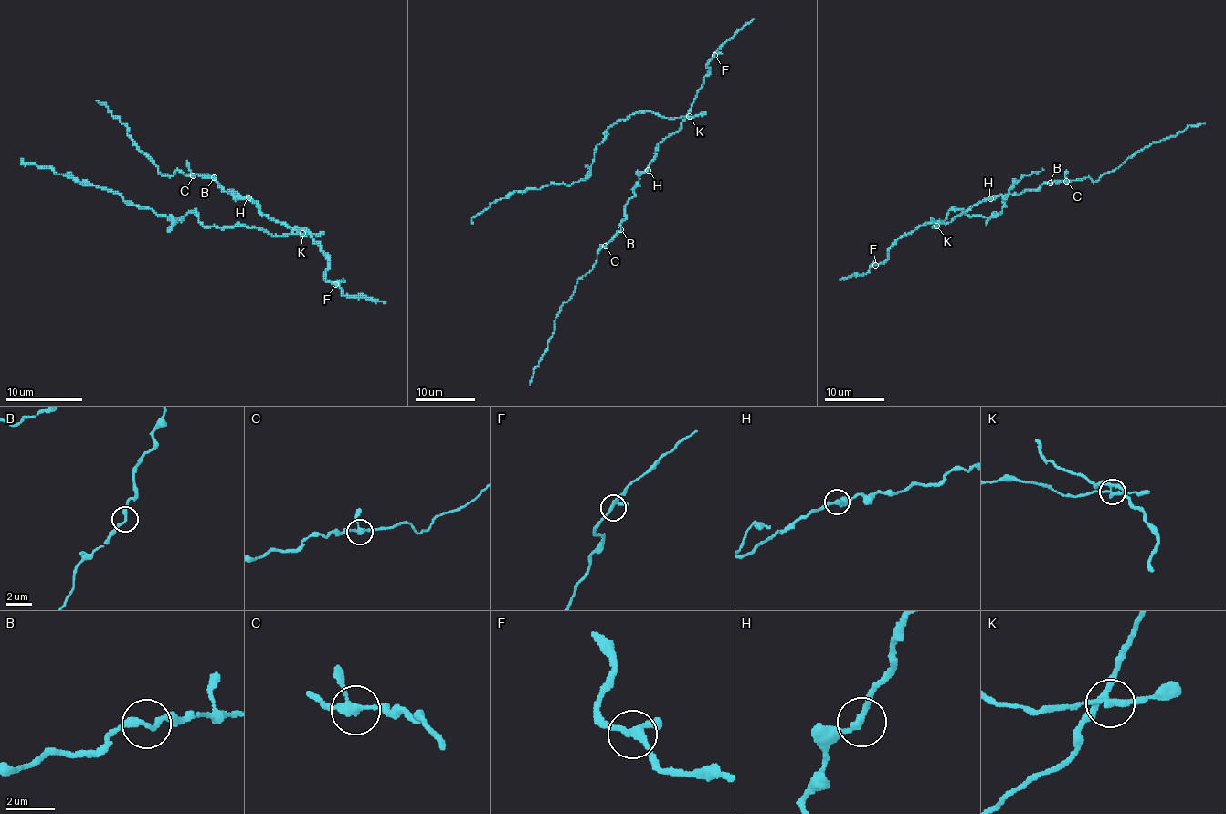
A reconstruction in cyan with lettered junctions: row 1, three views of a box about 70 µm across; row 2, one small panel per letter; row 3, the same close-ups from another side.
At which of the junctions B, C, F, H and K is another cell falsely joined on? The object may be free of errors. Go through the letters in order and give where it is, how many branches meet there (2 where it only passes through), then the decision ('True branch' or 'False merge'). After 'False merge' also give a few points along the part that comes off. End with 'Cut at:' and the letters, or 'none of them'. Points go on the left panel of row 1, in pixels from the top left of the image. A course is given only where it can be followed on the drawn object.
B: Place: (214, 177). Branches: 2. True branch
C: Place: (193, 175). Branches: 3. True branch
F: Place: (335, 284). Branches: 3. True branch
H: Place: (248, 197). Branches: 2. True branch
K: Place: (302, 233). Branches: 4. False merge. Course of the part to remove: (302, 234), (206, 226), (195, 213), (175, 222), (108, 189), (23, 164), (23, 159)
Cut at: K

